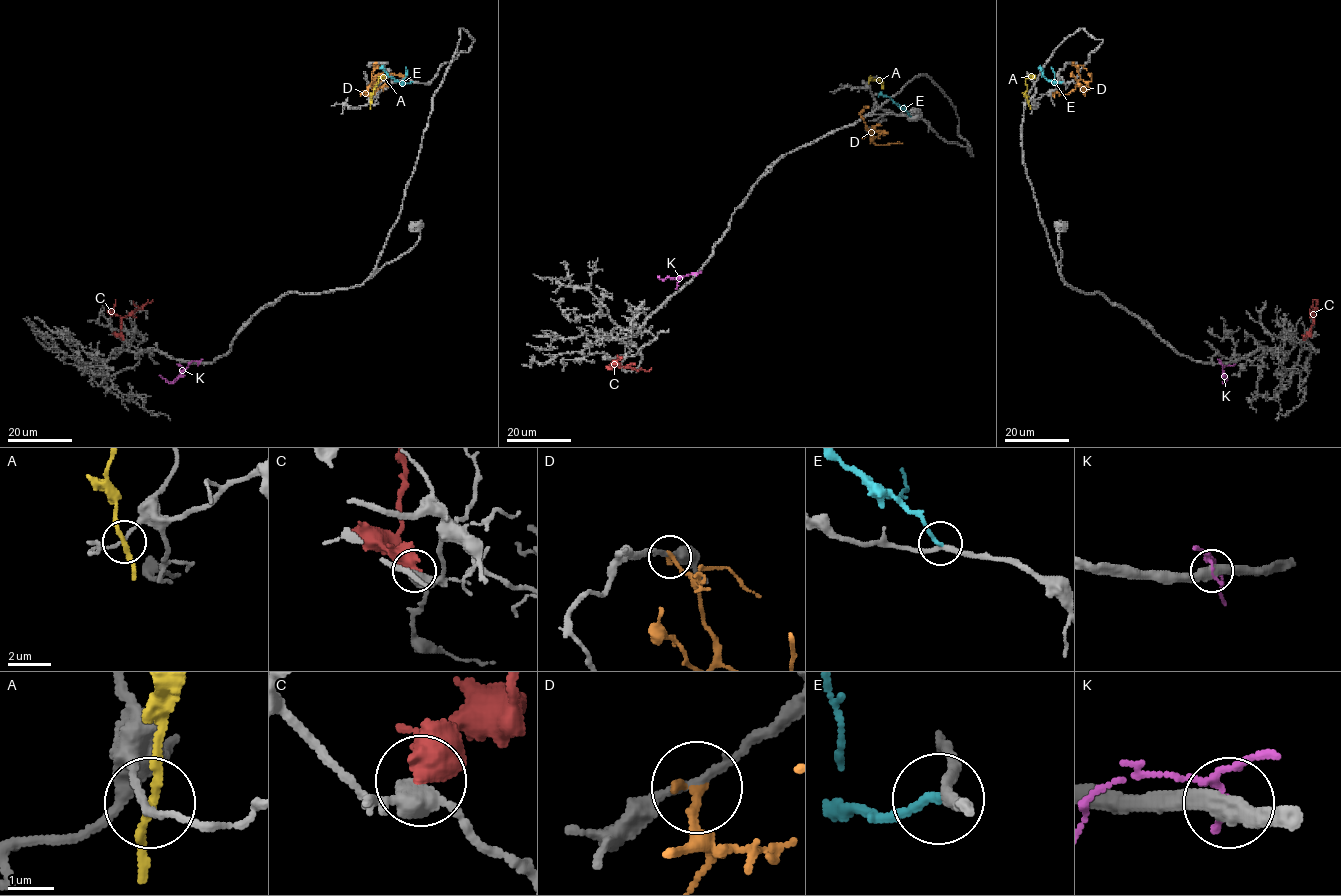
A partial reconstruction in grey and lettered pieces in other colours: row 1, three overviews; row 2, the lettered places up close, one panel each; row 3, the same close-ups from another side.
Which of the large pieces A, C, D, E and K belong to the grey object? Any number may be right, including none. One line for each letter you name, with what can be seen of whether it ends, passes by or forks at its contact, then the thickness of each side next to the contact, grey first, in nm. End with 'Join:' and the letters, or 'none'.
E: it ends | 240/190 nm
Join: E

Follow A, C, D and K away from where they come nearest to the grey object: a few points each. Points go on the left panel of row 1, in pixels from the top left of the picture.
A: (370, 103), (373, 91), (383, 76)
C: (123, 339), (118, 335), (121, 318), (152, 300)
D: (375, 63), (372, 80), (362, 94), (370, 98)
K: (199, 362), (190, 362), (171, 382), (159, 375)

